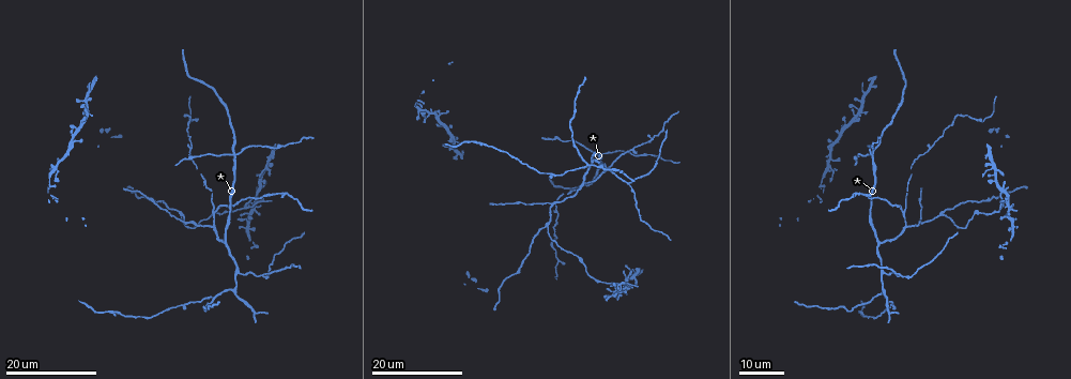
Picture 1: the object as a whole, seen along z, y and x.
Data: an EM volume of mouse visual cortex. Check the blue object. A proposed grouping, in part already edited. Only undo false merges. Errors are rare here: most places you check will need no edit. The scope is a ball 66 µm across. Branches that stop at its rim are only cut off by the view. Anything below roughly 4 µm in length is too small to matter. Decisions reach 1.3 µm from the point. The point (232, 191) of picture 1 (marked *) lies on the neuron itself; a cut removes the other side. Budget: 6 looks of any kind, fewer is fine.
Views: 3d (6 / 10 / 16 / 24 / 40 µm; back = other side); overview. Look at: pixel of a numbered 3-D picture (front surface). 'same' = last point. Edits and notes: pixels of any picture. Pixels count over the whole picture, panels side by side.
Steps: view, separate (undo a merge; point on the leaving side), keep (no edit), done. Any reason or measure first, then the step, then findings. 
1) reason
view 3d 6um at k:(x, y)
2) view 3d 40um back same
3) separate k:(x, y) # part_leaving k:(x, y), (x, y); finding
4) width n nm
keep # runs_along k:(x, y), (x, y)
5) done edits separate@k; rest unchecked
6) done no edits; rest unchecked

side arm on a straight run
view 3d 24um at 1:(214, 212)

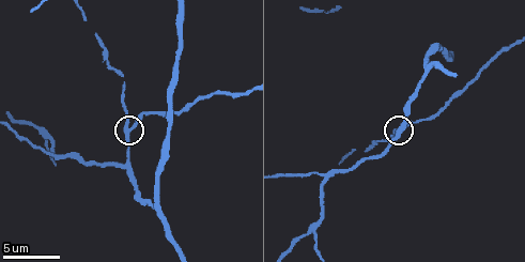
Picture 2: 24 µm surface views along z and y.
view 3d 6um at 2:(131, 128)

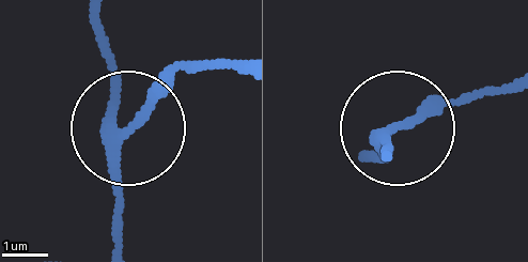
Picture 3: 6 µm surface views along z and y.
arms 3
keep # runs_along 3:(117, 243), (120, 139), (204, 62); all the same neuron

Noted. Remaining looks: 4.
three-way junction
view 3d 16um at 2:(313, 233)

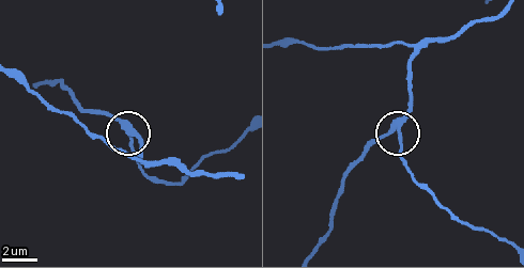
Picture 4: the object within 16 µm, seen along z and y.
view 3d 16um back at 4:(396, 133)

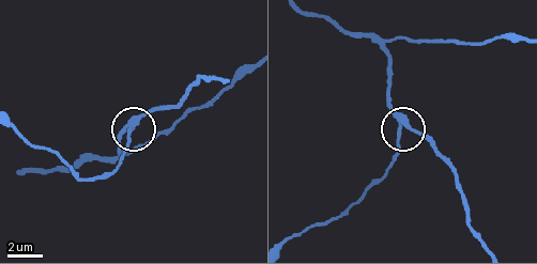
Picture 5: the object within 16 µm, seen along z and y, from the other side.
keep # runs_along 5:(310, 13), (383, 51), (400, 127), (429, 140); all the same neuron

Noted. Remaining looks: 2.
view 3d 10um at 2:(56, 156)

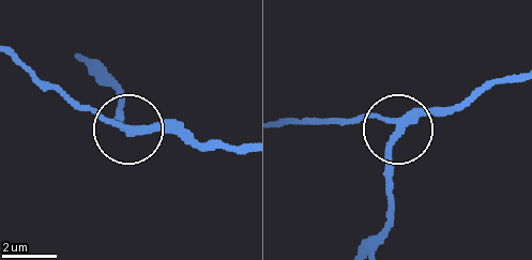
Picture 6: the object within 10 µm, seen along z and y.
width 230 nm
keep # runs_along 6:(508, 78), (398, 128), (370, 117), (324, 117); continuous, no second neuron

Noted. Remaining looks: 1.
done no edits; rest unchecked

